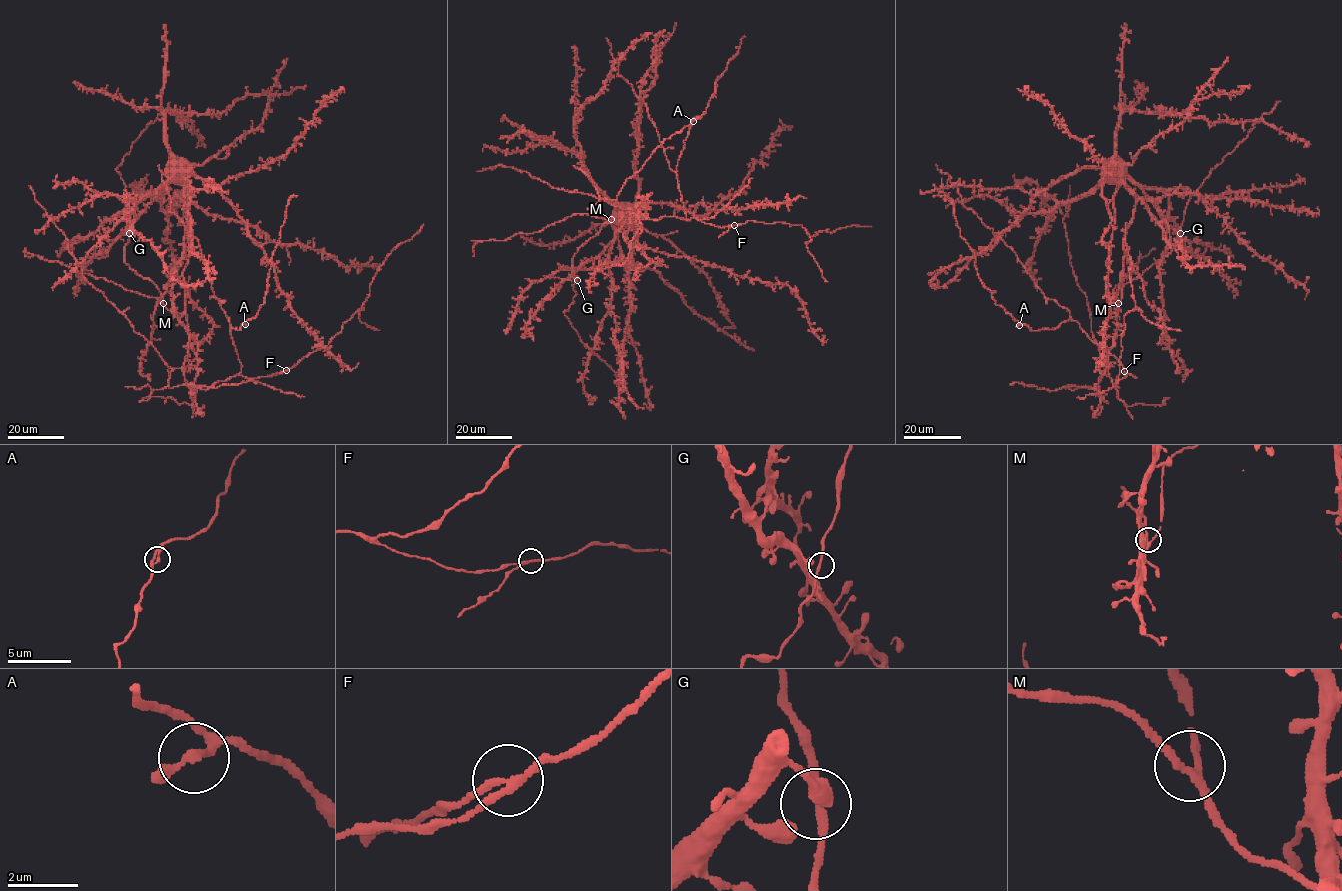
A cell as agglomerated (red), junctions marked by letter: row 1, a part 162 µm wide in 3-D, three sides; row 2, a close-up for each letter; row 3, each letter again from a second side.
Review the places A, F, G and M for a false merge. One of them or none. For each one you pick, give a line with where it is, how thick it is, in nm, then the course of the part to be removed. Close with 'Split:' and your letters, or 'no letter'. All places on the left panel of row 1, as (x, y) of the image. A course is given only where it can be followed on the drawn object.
F: Place: (286, 370). Thickness 190 nm. Course of the part to remove: (286, 370), (270, 377)
Split: F

